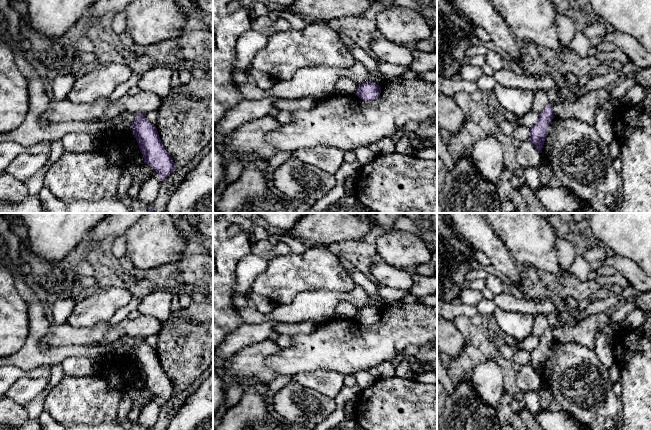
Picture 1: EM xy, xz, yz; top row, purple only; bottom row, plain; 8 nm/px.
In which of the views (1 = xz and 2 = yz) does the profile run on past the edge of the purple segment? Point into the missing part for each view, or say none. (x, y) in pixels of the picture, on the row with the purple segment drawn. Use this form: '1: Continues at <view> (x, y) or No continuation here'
1: No continuation here
2: No continuation here

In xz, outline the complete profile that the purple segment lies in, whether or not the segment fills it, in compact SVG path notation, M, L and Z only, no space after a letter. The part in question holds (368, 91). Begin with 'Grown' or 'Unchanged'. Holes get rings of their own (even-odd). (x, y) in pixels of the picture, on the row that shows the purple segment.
Unchanged. M366 81L358 86L356 95L367 102L377 99L380 96L381 87L374 82Z

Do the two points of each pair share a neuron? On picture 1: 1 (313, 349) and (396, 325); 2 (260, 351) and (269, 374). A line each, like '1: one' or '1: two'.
1: one
2: one

